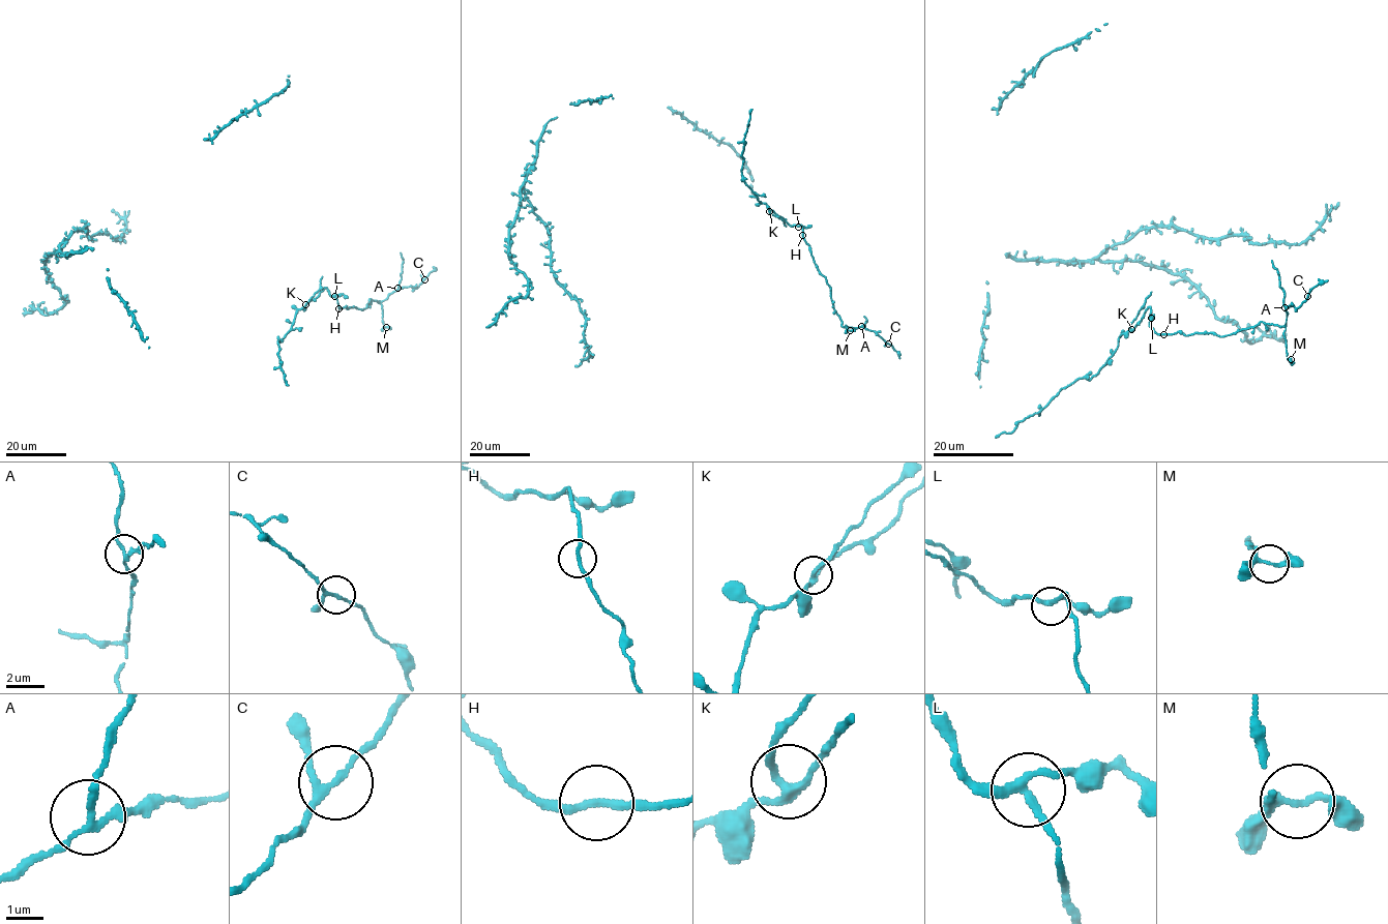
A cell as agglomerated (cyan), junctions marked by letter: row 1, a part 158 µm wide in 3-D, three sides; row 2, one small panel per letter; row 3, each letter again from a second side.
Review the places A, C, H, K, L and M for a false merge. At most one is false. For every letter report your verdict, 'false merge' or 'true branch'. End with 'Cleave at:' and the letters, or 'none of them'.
A: false merge
C: true branch
H: true branch
K: true branch
L: true branch
M: true branch
Cleave at: A

